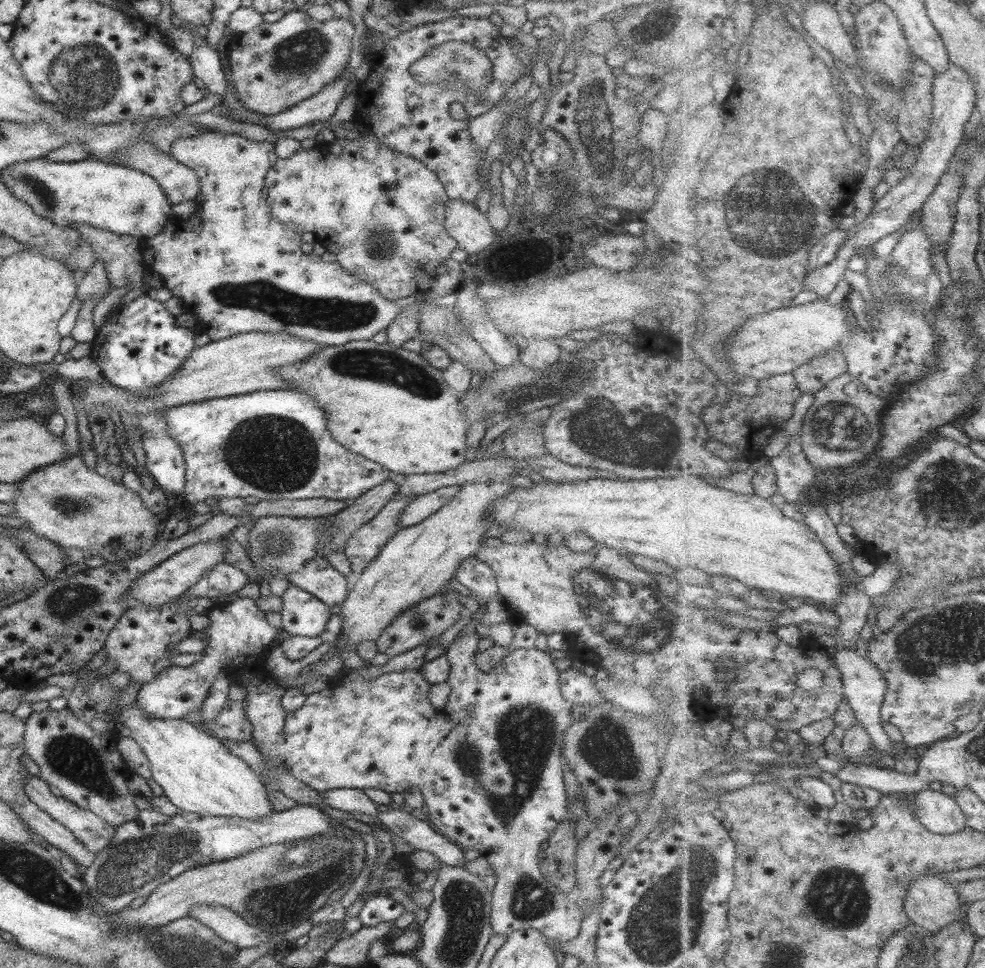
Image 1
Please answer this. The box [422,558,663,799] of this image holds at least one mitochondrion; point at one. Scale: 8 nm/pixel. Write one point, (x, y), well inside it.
(605, 748)

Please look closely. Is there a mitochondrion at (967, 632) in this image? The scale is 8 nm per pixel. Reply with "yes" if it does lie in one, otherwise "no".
yes

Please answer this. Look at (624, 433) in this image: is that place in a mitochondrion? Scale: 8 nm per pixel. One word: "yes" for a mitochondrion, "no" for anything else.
yes

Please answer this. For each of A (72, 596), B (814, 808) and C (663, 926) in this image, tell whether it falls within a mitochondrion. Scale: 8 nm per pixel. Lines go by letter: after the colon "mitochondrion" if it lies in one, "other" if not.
A: mitochondrion
B: other
C: mitochondrion

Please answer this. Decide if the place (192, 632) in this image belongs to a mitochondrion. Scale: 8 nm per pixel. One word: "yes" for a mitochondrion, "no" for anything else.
no

